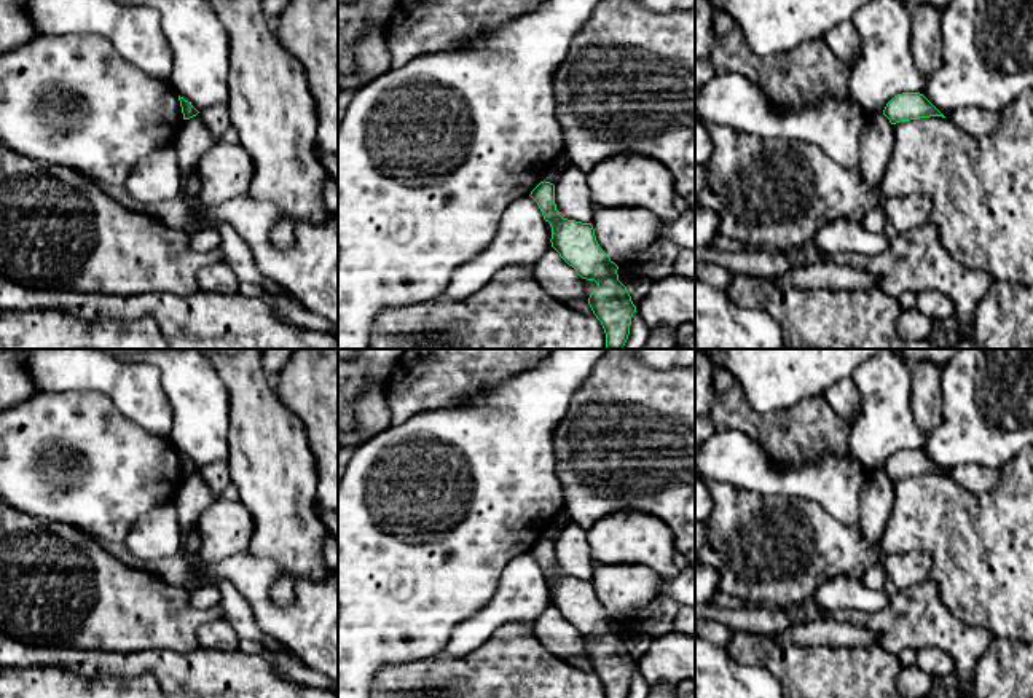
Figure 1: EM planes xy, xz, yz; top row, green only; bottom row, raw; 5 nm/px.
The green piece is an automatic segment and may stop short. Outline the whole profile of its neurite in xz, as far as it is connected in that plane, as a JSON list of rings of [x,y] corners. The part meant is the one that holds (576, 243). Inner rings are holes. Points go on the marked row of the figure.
[[[540,182],[529,196],[552,226],[552,247],[582,279],[598,284],[588,304],[604,328],[606,349],[622,349],[628,339],[636,306],[619,280],[619,266],[599,247],[591,223],[568,220],[558,214],[553,183]]]

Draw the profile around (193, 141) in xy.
[[[198,115],[183,121],[175,140],[175,148],[183,188],[182,194],[185,198],[188,175],[198,169],[201,158],[217,143],[218,139],[210,134]]]

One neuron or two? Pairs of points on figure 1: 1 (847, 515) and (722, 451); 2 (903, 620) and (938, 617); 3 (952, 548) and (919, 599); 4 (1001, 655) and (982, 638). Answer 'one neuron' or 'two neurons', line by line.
1: one neuron
2: one neuron
3: two neurons
4: two neurons

